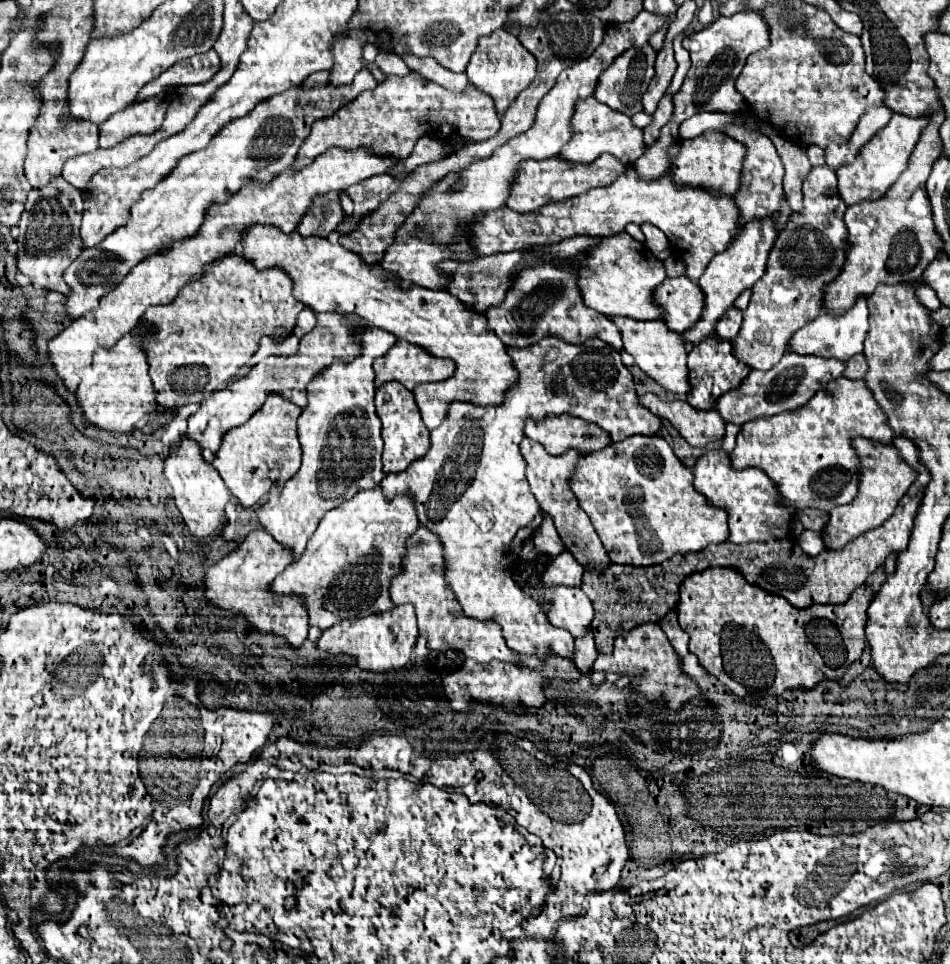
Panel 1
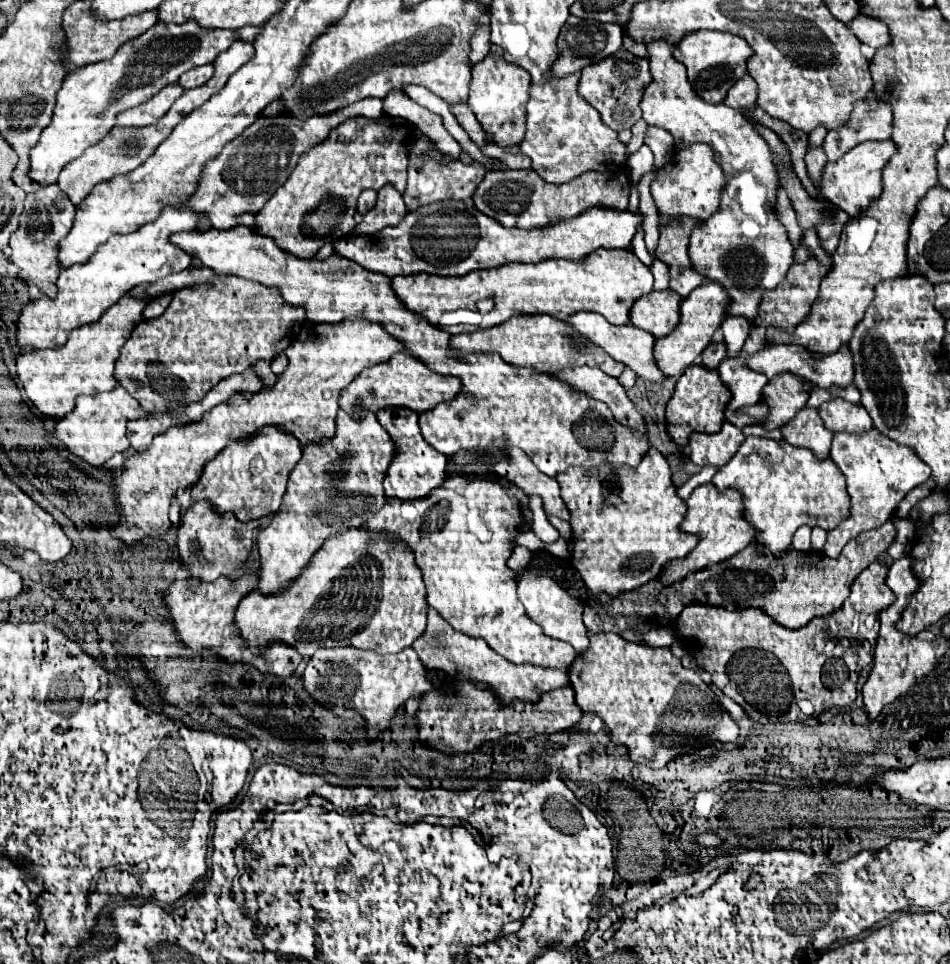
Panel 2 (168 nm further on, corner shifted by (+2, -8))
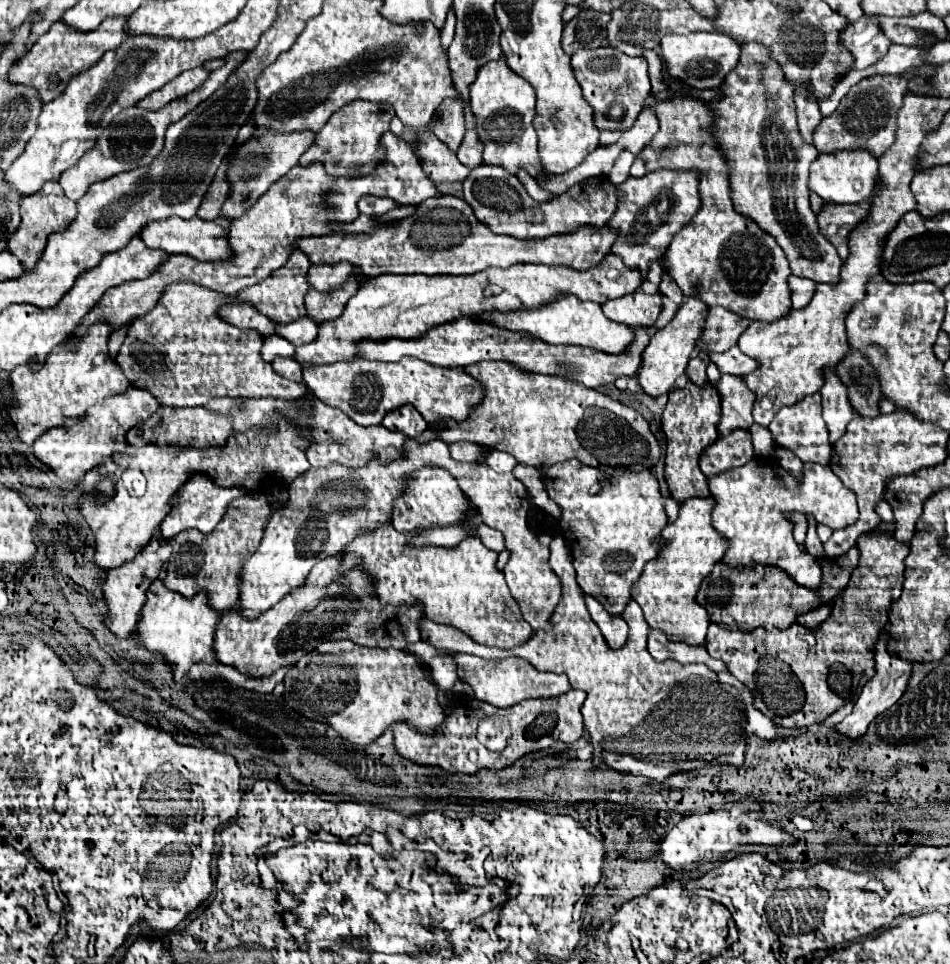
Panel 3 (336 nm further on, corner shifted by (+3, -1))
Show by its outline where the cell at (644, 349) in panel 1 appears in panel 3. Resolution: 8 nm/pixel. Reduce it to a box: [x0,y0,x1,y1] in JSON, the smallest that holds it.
[474,294,634,354]

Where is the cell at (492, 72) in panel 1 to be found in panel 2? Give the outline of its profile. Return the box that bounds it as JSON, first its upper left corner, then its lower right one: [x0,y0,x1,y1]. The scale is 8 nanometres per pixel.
[469,45,531,147]

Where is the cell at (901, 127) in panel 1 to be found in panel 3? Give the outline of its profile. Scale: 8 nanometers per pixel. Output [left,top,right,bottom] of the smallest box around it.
[810,150,878,204]

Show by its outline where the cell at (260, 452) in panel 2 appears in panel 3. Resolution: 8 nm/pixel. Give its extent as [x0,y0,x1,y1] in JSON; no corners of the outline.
[160,476,246,542]

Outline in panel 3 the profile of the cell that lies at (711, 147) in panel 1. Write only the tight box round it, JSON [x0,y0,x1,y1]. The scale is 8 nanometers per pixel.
[606,170,700,282]

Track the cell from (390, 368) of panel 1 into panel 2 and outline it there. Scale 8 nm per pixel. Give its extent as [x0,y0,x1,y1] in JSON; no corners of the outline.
[341,351,461,413]

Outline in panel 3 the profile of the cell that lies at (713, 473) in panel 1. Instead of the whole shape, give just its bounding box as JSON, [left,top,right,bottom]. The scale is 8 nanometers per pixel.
[632,498,728,646]

